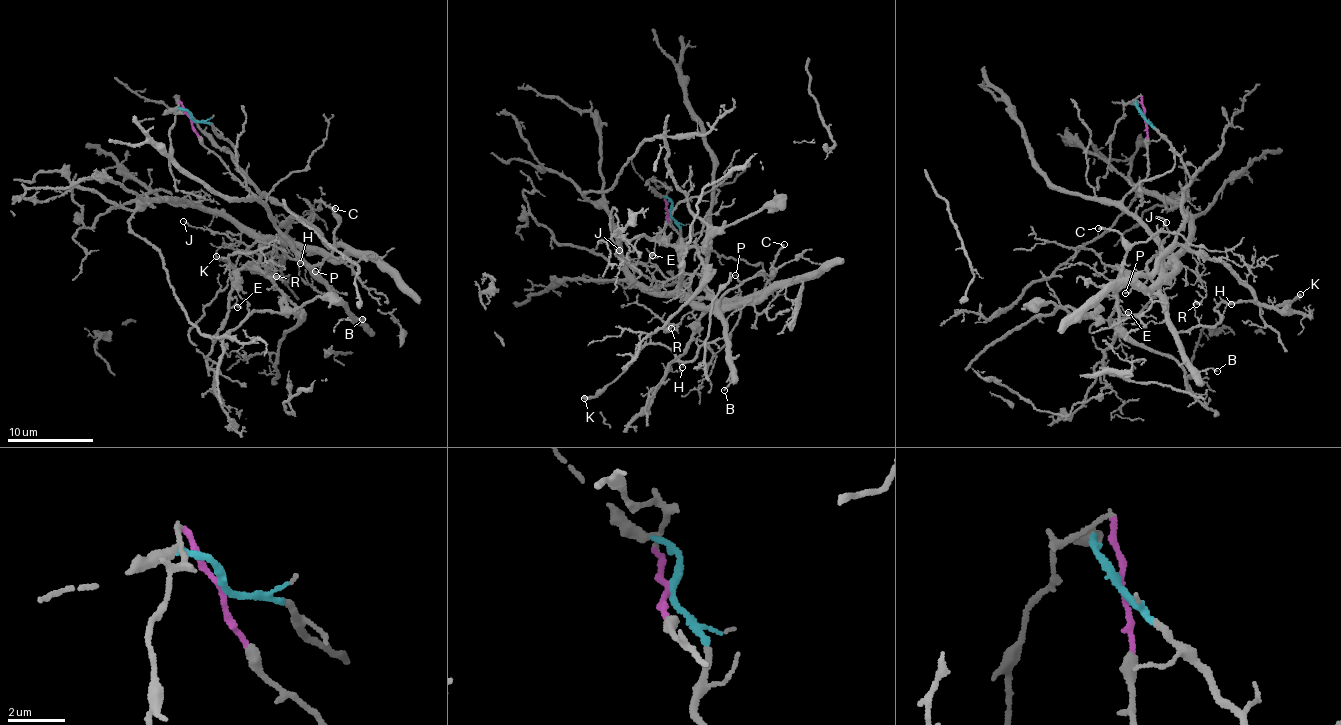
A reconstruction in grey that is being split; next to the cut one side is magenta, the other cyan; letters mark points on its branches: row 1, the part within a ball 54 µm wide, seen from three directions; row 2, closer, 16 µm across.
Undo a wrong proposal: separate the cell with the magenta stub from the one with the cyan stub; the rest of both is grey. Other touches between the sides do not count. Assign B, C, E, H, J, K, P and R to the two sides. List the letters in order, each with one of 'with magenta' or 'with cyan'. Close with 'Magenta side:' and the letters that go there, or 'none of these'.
B: with magenta
C: with magenta
E: with cyan
H: with magenta
J: with magenta
K: with magenta
P: with magenta
R: with cyan
Magenta side: B, C, H, J, K, P

